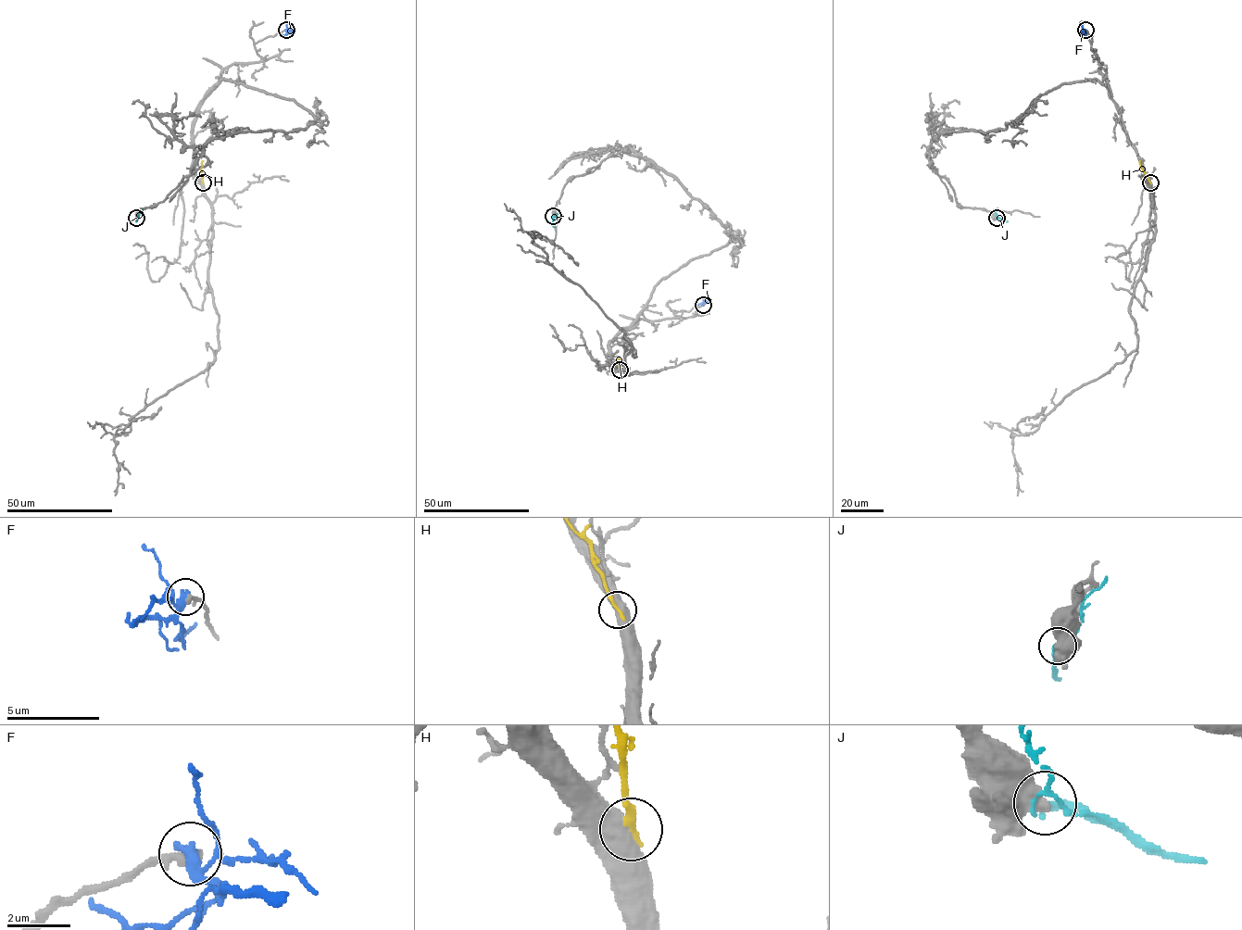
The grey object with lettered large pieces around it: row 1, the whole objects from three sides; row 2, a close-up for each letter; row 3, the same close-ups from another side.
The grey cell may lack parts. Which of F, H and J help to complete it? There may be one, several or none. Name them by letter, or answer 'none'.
none

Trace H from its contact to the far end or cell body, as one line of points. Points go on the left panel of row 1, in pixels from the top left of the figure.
H: (202, 183), (203, 160)

